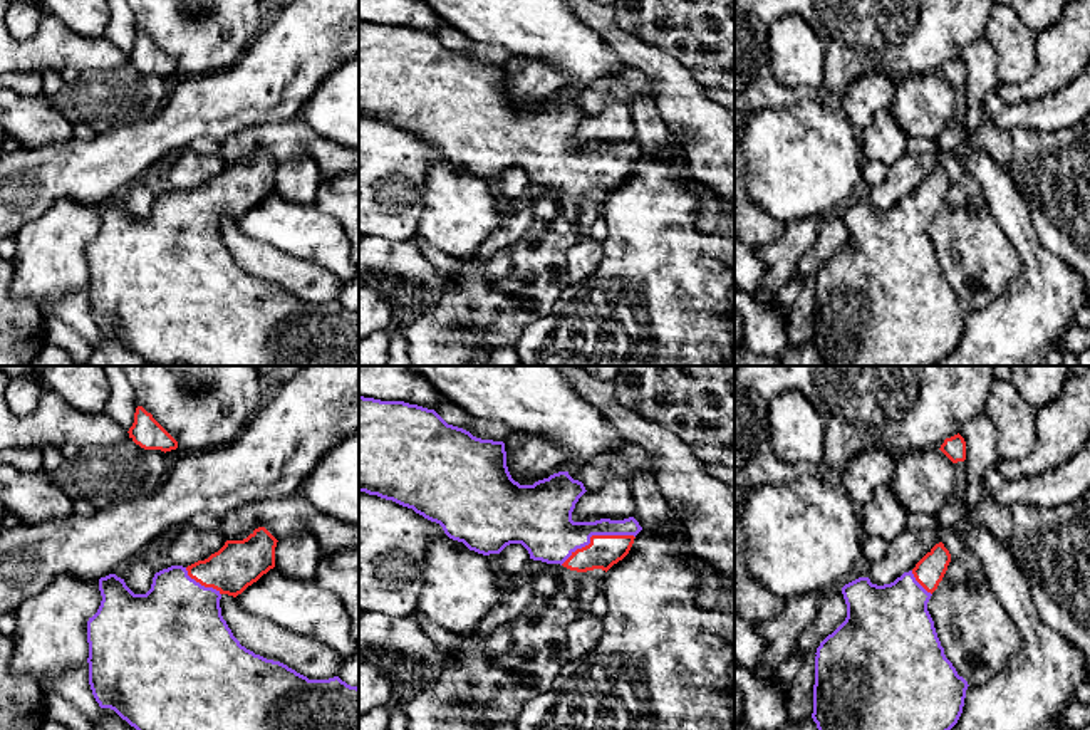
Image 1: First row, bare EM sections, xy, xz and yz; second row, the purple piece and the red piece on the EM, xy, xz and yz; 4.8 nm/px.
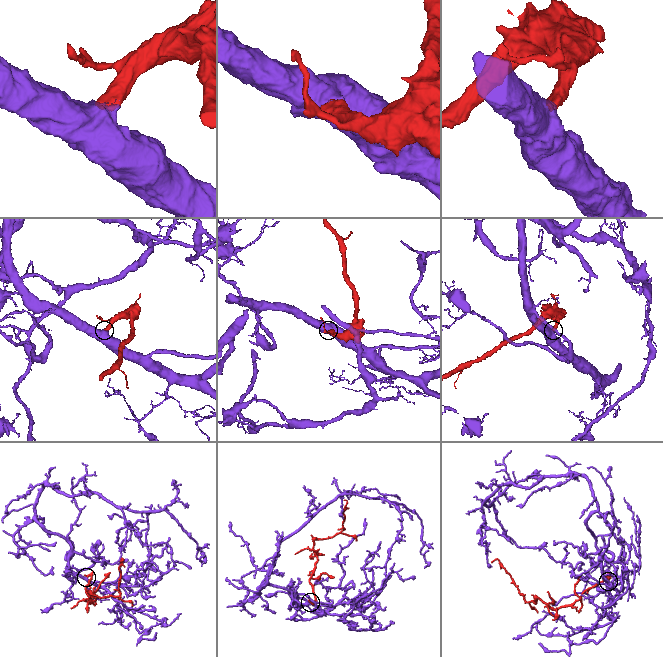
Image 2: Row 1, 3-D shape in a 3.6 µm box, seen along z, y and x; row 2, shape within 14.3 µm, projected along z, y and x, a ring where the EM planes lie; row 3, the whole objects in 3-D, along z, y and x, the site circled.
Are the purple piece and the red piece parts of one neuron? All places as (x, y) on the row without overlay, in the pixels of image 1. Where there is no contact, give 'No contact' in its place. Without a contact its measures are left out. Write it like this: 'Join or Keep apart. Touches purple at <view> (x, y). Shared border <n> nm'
Join. Touches purple at xz (596, 158). Shared border 380 nm

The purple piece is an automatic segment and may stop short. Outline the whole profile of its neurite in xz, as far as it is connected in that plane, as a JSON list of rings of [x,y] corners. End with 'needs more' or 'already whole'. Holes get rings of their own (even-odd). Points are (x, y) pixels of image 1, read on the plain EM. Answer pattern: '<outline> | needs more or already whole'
[[[359,18],[359,116],[413,133],[443,151],[444,158],[483,180],[522,168],[533,185],[570,195],[609,195],[622,185],[642,154],[634,141],[574,146],[572,136],[587,116],[568,96],[533,109],[515,106],[506,91],[503,65],[481,64],[448,49],[434,34],[404,25]]] | needs more

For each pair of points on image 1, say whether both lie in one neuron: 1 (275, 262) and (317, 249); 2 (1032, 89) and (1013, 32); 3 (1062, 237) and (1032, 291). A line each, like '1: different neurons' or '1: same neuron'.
1: different neurons
2: different neurons
3: different neurons

